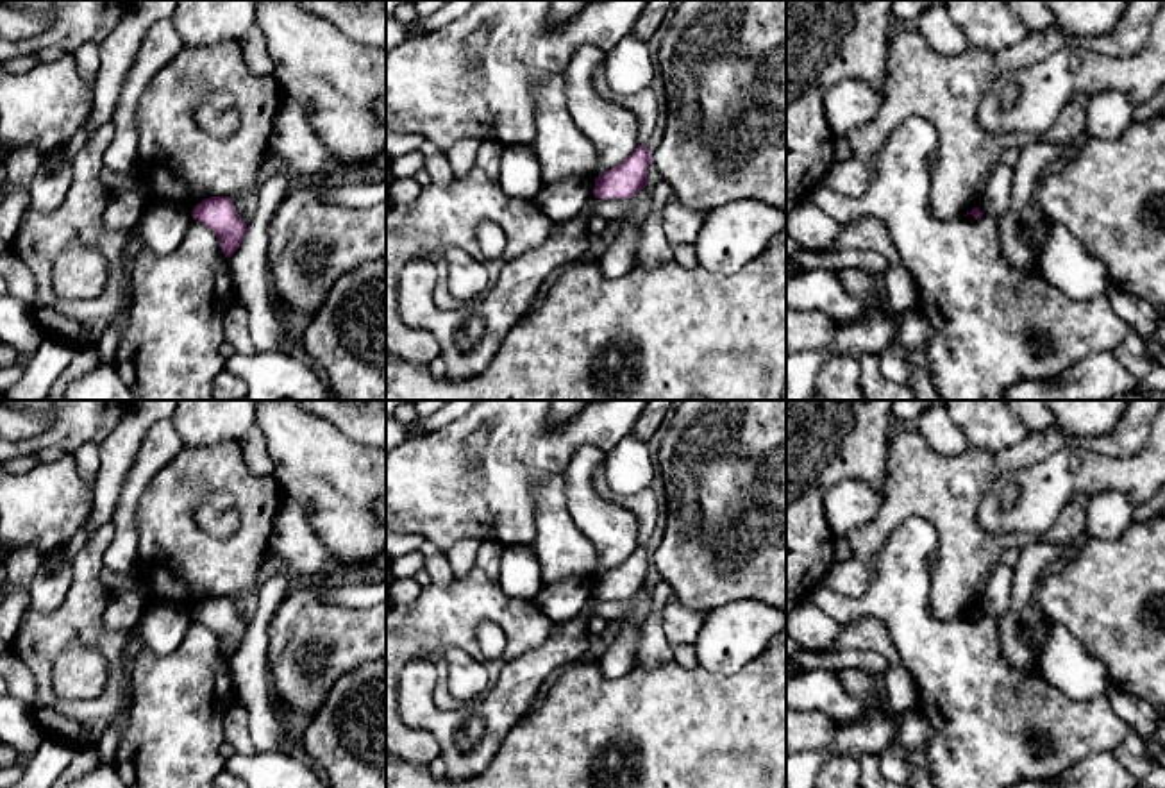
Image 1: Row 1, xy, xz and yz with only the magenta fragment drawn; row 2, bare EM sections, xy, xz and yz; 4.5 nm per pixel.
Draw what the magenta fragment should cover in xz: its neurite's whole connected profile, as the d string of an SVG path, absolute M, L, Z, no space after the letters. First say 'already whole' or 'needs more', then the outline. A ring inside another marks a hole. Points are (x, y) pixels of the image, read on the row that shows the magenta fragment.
already whole; M638 145L622 164L595 179L593 195L597 198L633 198L647 186L647 168L650 163L652 154L645 145Z

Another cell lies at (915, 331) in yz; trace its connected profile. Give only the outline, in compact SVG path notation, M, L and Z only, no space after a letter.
M915 309L901 320L897 331L897 343L902 347L906 356L911 356L918 348L926 347L933 338L933 327L922 311Z

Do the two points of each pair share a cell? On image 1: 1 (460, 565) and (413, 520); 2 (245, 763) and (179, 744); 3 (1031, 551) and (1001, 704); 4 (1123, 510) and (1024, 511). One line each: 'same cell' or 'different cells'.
1: different cells
2: different cells
3: different cells
4: different cells

